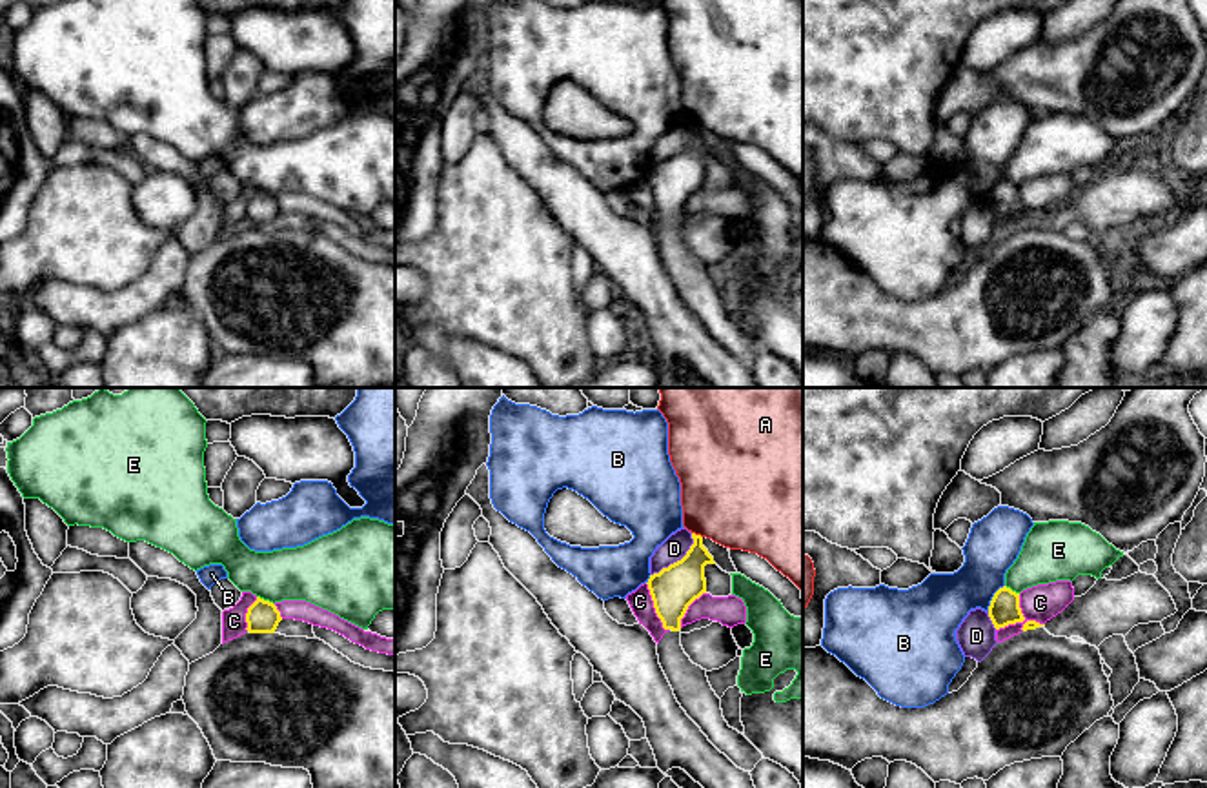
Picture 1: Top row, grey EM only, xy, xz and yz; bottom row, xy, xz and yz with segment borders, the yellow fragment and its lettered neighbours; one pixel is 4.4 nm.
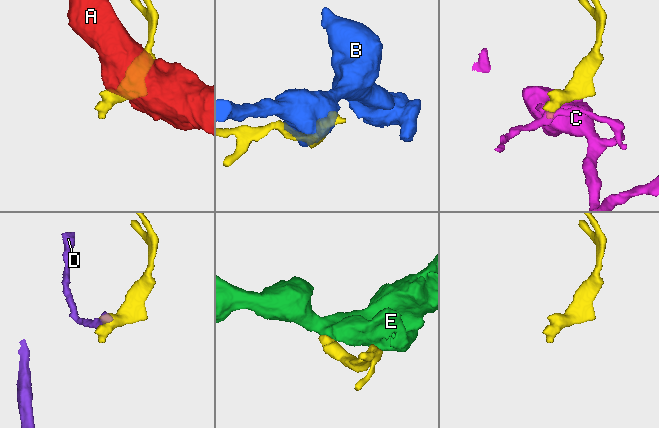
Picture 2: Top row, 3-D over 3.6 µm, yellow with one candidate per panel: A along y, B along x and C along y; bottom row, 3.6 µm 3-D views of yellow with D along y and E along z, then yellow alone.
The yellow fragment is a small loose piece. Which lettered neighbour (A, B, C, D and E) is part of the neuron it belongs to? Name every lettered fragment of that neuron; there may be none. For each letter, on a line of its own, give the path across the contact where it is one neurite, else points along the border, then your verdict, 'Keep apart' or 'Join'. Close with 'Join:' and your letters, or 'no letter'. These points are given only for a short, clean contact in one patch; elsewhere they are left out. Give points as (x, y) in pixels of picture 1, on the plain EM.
A: Keep apart
B: Keep apart
C: Boundary: yz (1044, 215), (1016, 213), (996, 222). Keep apart
D: Boundary: xz (692, 126), (689, 142), (652, 168). Keep apart
E: Boundary: xy (257, 188), (273, 197). Keep apart
Join: no letter

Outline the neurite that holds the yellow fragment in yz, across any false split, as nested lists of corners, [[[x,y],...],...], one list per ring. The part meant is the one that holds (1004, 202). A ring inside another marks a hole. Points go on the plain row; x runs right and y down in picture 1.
[[[1007,178],[999,180],[990,193],[989,209],[996,222],[1023,215],[1025,209],[1019,200],[1019,186]]]

